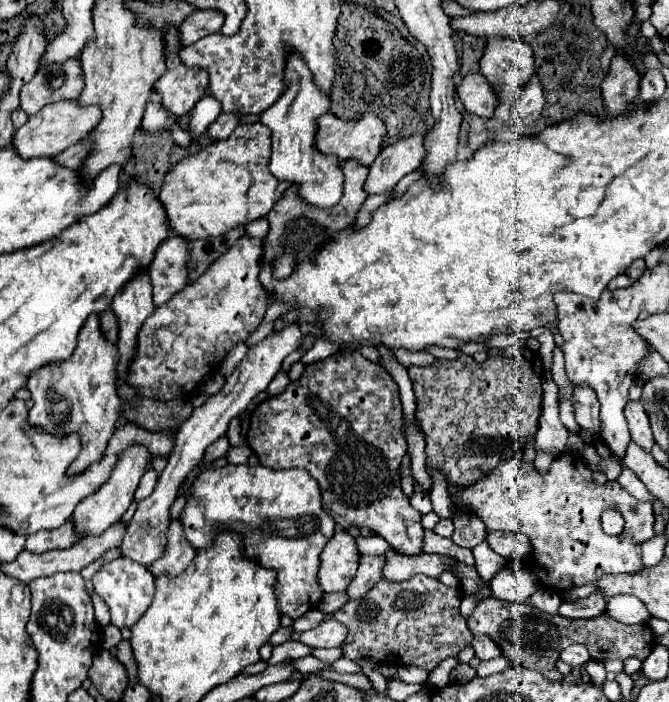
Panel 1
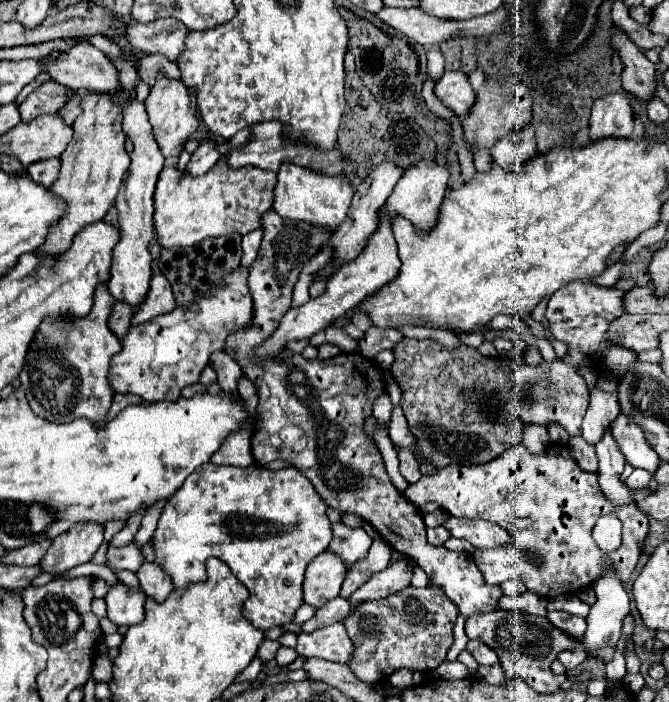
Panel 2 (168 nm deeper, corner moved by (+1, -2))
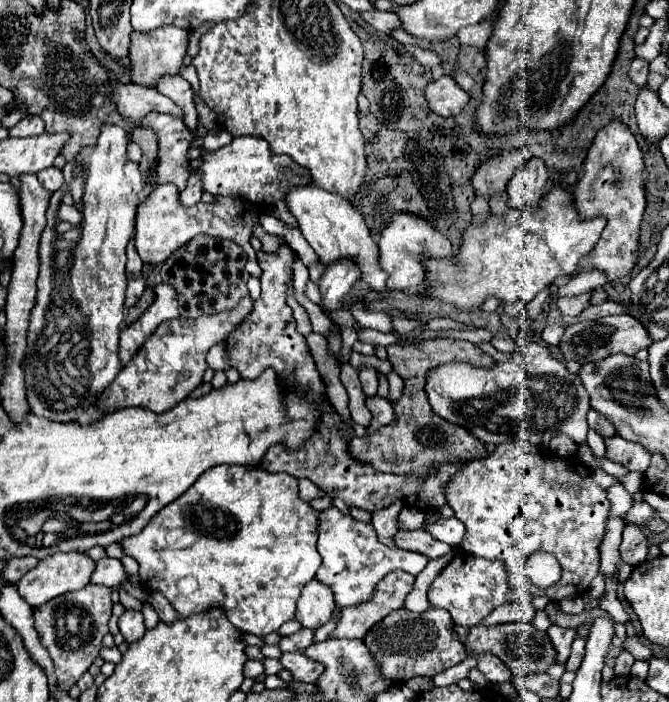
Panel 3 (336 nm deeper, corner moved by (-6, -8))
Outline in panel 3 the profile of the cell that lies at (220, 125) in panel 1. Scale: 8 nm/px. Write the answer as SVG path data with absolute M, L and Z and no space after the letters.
M196 174L188 178L186 188L180 192L180 202L182 206L194 206L200 202L200 198L202 198L202 178Z

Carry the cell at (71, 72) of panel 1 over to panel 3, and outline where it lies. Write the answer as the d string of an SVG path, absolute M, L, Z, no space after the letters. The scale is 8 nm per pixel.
M28 114L22 118L14 128L10 128L12 138L22 138L22 136L38 136L44 132L44 120L40 116Z

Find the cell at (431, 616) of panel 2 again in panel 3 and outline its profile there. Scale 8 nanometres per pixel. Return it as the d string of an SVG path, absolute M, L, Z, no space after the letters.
M404 608L390 612L382 622L368 630L364 644L374 654L382 674L394 682L406 682L414 676L432 678L466 658L466 650L456 636L450 614L438 608L430 608L420 614Z

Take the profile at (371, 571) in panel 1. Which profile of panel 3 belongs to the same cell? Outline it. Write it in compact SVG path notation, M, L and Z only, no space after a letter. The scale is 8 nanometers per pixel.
M298 630L290 636L282 636L278 642L278 648L282 652L304 652L306 646L312 644L312 636L314 636L312 630Z

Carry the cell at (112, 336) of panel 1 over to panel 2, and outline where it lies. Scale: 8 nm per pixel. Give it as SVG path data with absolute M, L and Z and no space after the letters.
M115 302L113 304L113 310L111 310L111 316L109 316L109 330L121 340L129 326L131 326L131 316L133 316L133 308L127 306L125 302Z

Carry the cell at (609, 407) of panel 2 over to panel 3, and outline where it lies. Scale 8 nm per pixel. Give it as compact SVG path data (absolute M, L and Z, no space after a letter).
M590 430L588 432L588 446L592 448L592 452L594 452L594 456L596 458L604 458L604 452L606 452L606 446L604 446L604 438L598 434L598 432L594 432L594 430Z

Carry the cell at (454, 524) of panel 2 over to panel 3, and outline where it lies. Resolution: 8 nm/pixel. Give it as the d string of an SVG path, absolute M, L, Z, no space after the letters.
M438 518L434 522L426 520L422 528L428 530L436 540L446 542L450 546L458 546L462 542L462 538L464 538L464 532L466 532L466 528L462 526L462 522L458 518L450 518L450 520Z

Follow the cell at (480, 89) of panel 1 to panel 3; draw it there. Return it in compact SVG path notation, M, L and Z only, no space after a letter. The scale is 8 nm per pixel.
M442 76L438 80L432 80L426 86L424 96L428 100L430 110L440 116L460 114L464 104L468 104L470 100L470 96L454 82L452 76Z

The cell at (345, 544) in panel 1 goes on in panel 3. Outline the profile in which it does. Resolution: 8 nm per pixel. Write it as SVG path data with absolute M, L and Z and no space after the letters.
M312 580L310 586L304 586L298 598L296 620L302 624L302 628L316 630L330 620L334 610L336 610L336 604L330 588L318 580Z

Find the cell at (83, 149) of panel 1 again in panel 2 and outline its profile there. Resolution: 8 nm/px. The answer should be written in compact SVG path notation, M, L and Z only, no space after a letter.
M47 158L47 160L39 160L39 162L31 164L27 168L27 172L35 182L39 182L39 184L49 188L59 176L59 168L61 168L61 160L59 158Z

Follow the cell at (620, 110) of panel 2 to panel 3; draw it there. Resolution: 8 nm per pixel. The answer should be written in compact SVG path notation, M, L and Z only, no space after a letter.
M618 120L598 130L584 160L584 176L576 184L574 206L582 220L594 216L606 216L608 224L598 240L598 246L594 246L594 250L586 254L586 258L582 258L582 262L578 264L578 272L600 270L604 272L608 282L616 282L632 272L638 260L640 222L646 208L642 176L644 176L644 160L634 134Z

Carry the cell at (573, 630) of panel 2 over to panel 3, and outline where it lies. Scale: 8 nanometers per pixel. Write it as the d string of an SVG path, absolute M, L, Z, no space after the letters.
M552 624L548 628L548 634L550 634L550 642L558 654L556 664L564 664L566 658L570 656L570 646L572 646L572 640L576 638L576 630L570 630L570 628L560 628L556 624Z

